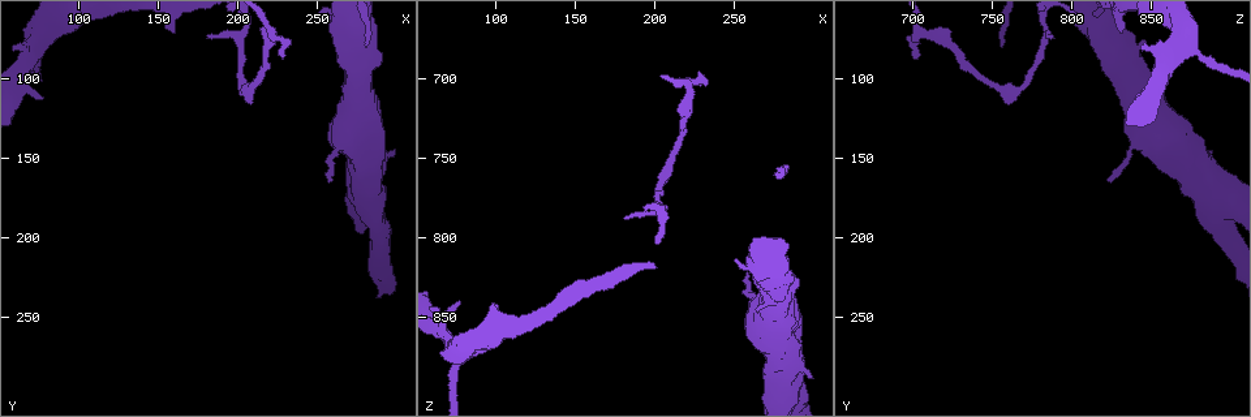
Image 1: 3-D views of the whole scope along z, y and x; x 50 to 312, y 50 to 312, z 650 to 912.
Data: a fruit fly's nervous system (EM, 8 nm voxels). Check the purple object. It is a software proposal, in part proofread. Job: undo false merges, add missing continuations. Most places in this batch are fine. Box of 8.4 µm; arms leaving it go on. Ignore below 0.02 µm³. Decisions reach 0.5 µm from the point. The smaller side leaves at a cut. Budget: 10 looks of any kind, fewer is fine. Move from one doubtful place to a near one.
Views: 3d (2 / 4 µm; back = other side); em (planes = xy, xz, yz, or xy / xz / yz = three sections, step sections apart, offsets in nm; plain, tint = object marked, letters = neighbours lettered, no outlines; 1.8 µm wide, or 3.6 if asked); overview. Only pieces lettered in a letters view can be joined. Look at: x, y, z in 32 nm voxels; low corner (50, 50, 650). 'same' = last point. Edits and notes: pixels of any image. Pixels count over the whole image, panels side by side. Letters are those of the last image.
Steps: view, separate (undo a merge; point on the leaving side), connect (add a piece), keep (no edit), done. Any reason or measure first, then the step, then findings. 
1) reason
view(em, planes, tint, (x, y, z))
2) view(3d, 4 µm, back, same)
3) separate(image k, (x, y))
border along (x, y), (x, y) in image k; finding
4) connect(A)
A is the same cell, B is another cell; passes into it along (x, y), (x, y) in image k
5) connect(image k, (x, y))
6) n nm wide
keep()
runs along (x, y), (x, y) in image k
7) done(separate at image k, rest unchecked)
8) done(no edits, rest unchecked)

free end
view(em, yz, step 8, letters, (162, 70, 832))

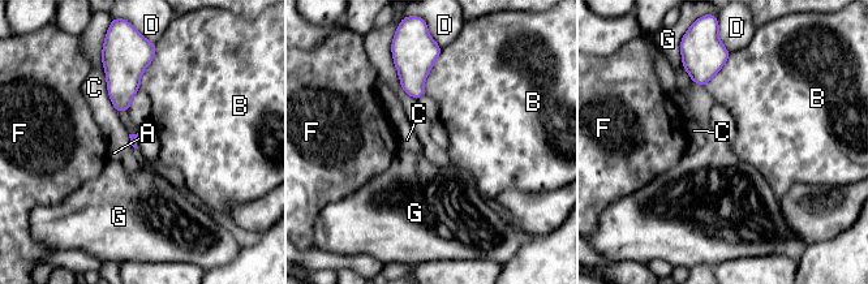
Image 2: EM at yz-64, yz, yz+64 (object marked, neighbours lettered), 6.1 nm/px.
keep()
A, B, C, D, F and G are other cells; border along (102, 63), (107, 95), (117, 112) in image 2; no lettered piece goes on from it

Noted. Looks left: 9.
view(em, xz, step 4, letters, (78, 112, 842))

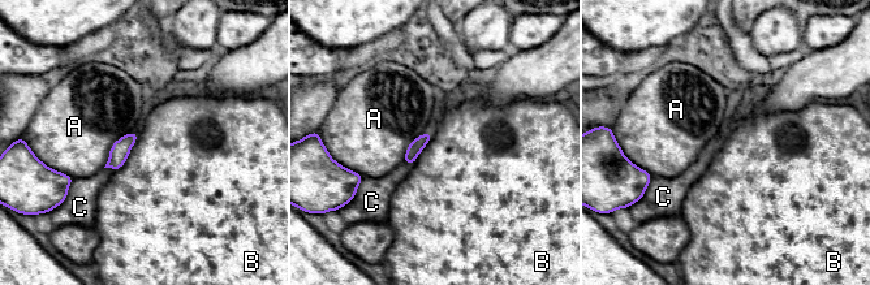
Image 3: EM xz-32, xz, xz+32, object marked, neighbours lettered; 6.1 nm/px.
cut it another way
view(em, planes, letters, same)

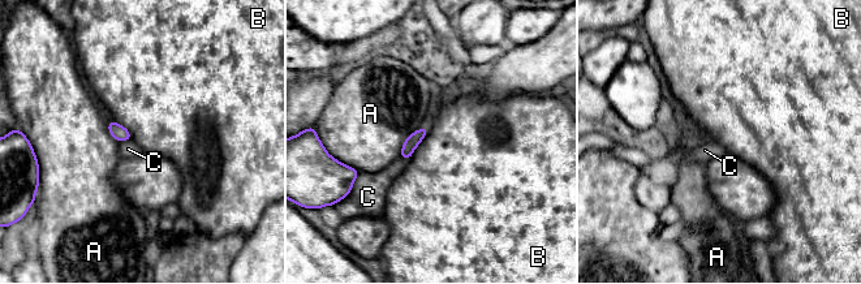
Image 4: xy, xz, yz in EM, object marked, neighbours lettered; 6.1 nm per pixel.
keep()
A, B and C are other cells; border along (426, 125), (426, 136), (410, 156) in image 4; no lettered piece goes on from it

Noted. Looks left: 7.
branch stops here
view(3d, 2 µm, (258, 162, 822))

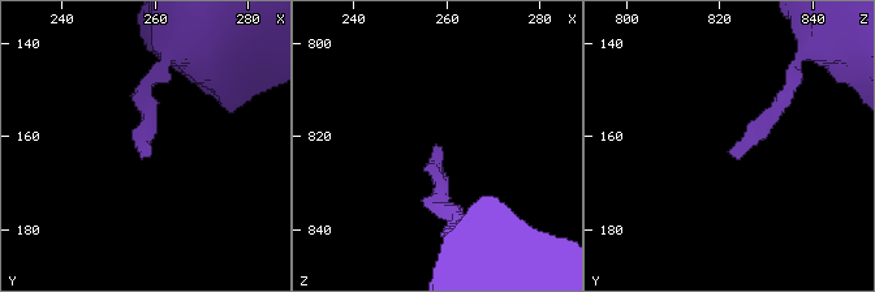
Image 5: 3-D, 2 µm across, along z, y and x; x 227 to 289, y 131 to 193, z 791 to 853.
now the EM
view(em, planes, tint, (259, 163, 823))

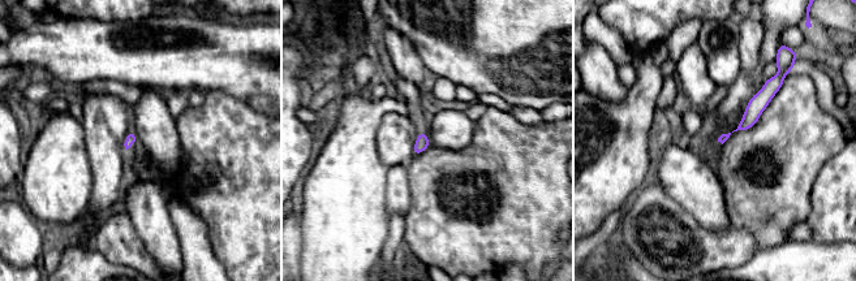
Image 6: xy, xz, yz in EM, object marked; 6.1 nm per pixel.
view(em, planes, letters, same)

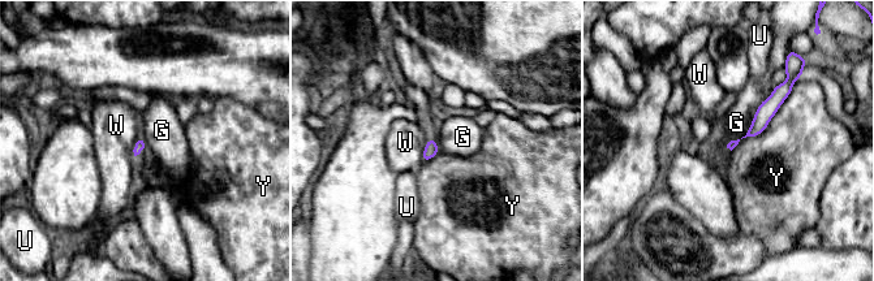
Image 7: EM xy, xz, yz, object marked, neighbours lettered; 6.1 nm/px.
keep()
G, U, W and Y are other cells; runs along (780, 89), (776, 99), (750, 133) in image 7; no lettered piece goes on from it

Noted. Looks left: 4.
free end
view(3d, 2 µm, (230, 84, 702))

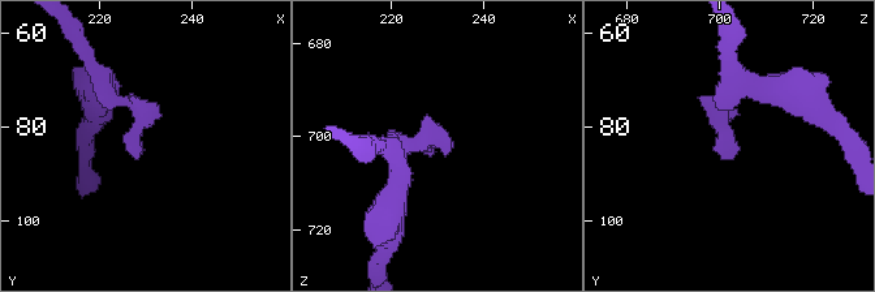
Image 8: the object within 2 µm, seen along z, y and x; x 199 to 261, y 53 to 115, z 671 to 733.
view(em, 3.6 µm, planes, tint, (230, 85, 703))

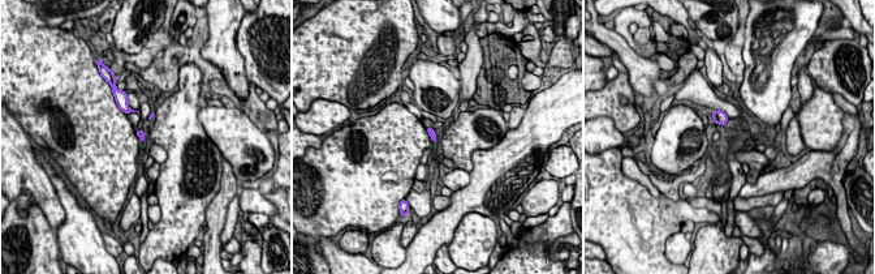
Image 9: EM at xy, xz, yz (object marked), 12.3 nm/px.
see the neighbours
view(em, 3.6 µm, planes, letters, same)

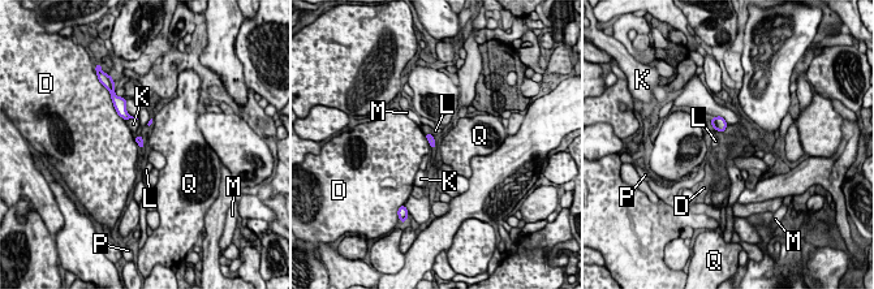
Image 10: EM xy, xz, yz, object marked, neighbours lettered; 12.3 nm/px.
M touches over 220 nm
keep()
D, K, L, M, P and Q are other cells; no lettered piece goes on from it

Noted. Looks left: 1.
done(no edits, rest unchecked)

